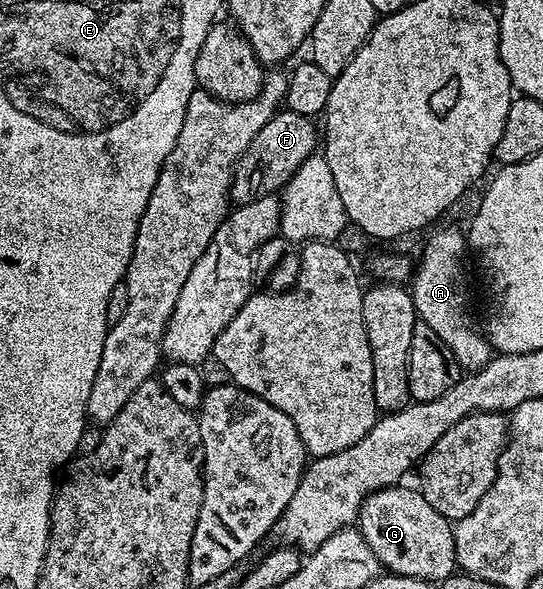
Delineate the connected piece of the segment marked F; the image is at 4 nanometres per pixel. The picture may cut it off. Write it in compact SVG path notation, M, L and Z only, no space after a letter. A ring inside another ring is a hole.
M278 110L269 121L267 126L263 126L263 130L259 130L259 134L255 134L255 138L251 138L251 146L247 146L247 150L239 158L237 168L233 171L233 181L229 187L229 194L234 205L250 204L259 196L267 196L278 193L284 189L286 182L295 174L295 170L299 170L299 166L303 166L303 162L307 162L309 156L314 155L319 148L319 128L317 128L312 119L303 114L295 114L288 110Z

